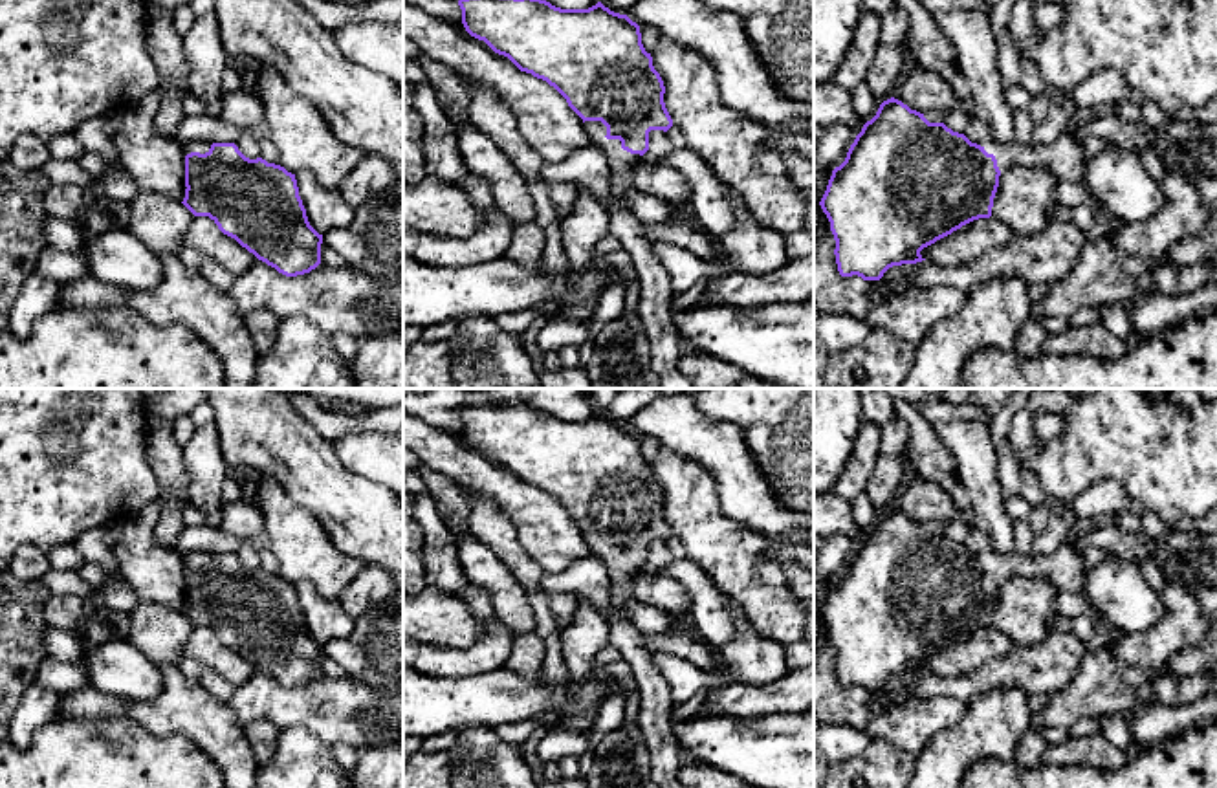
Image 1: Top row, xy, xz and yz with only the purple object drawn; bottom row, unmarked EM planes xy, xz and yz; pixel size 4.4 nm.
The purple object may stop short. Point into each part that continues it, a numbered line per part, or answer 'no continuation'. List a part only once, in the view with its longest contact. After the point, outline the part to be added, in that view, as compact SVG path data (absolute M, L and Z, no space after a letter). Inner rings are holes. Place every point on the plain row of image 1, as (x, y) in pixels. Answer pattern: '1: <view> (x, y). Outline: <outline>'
1: xz (655, 697). Outline: M585 531L583 537L592 555L608 570L608 645L621 654L636 680L640 693L636 724L649 748L652 781L658 788L684 788L678 779L682 746L669 717L674 706L671 689L654 665L652 652L643 645L643 634L627 612L627 601L632 597L630 583L643 566L623 561L619 550L607 550L607 537L601 531Z

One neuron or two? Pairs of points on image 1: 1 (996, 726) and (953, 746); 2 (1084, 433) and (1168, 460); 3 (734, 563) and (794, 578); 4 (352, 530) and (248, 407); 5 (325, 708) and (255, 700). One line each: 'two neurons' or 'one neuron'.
1: one neuron
2: one neuron
3: two neurons
4: one neuron
5: one neuron

